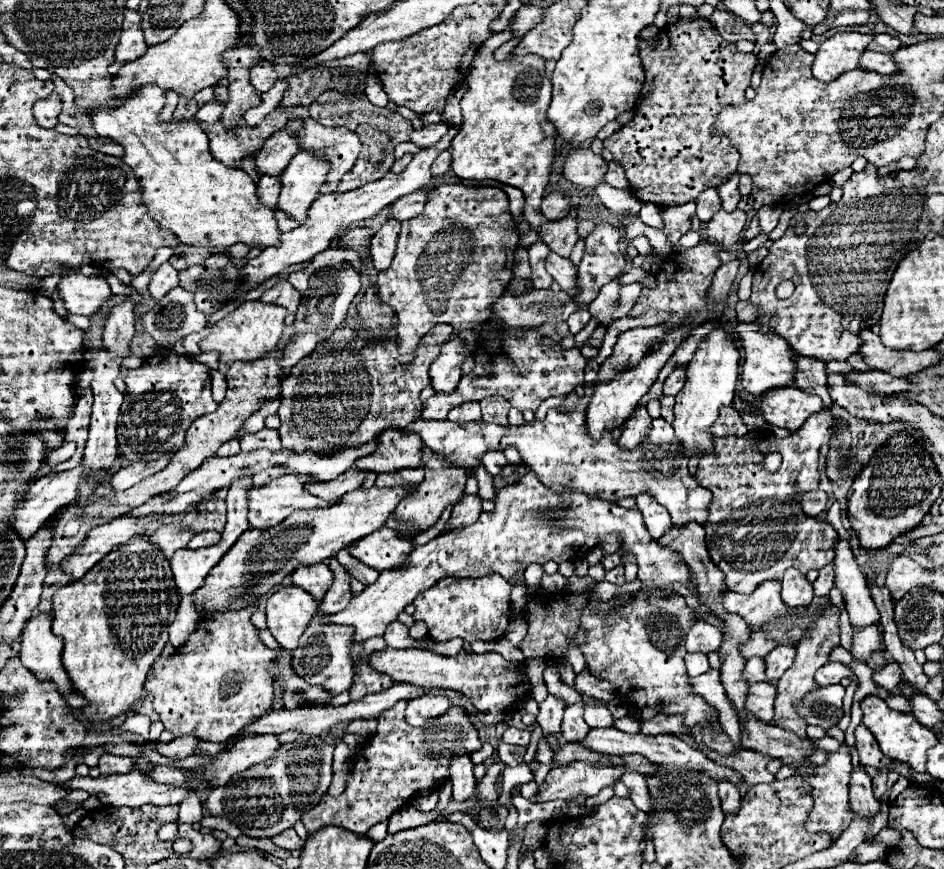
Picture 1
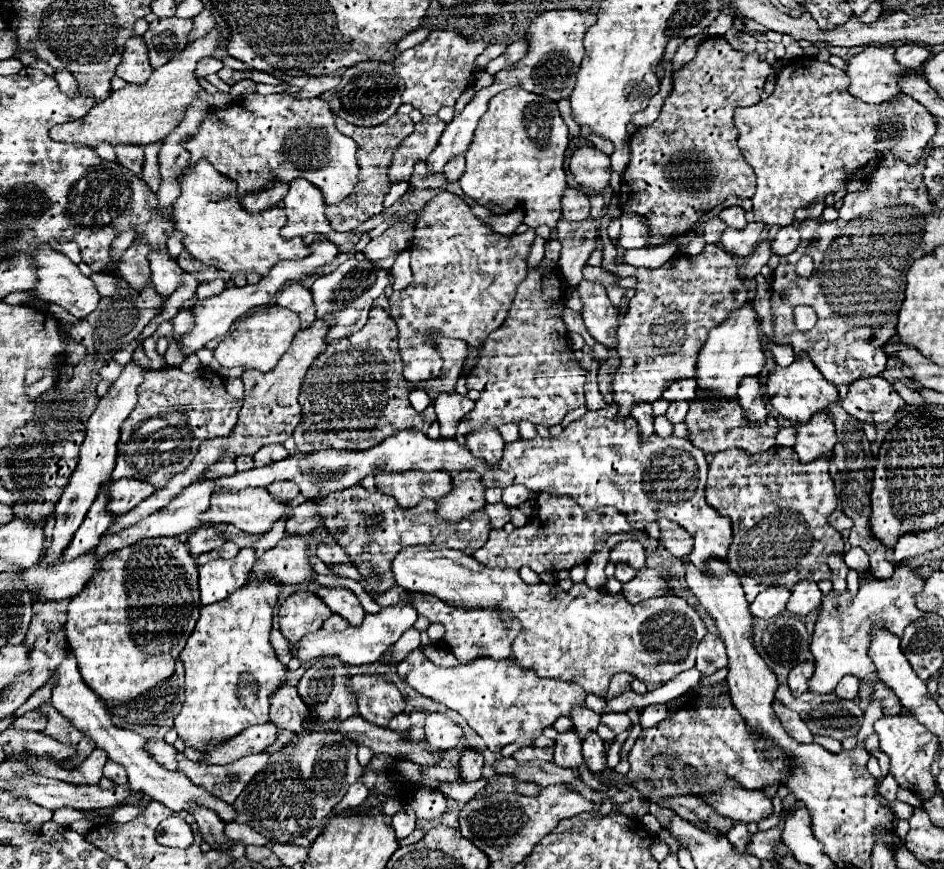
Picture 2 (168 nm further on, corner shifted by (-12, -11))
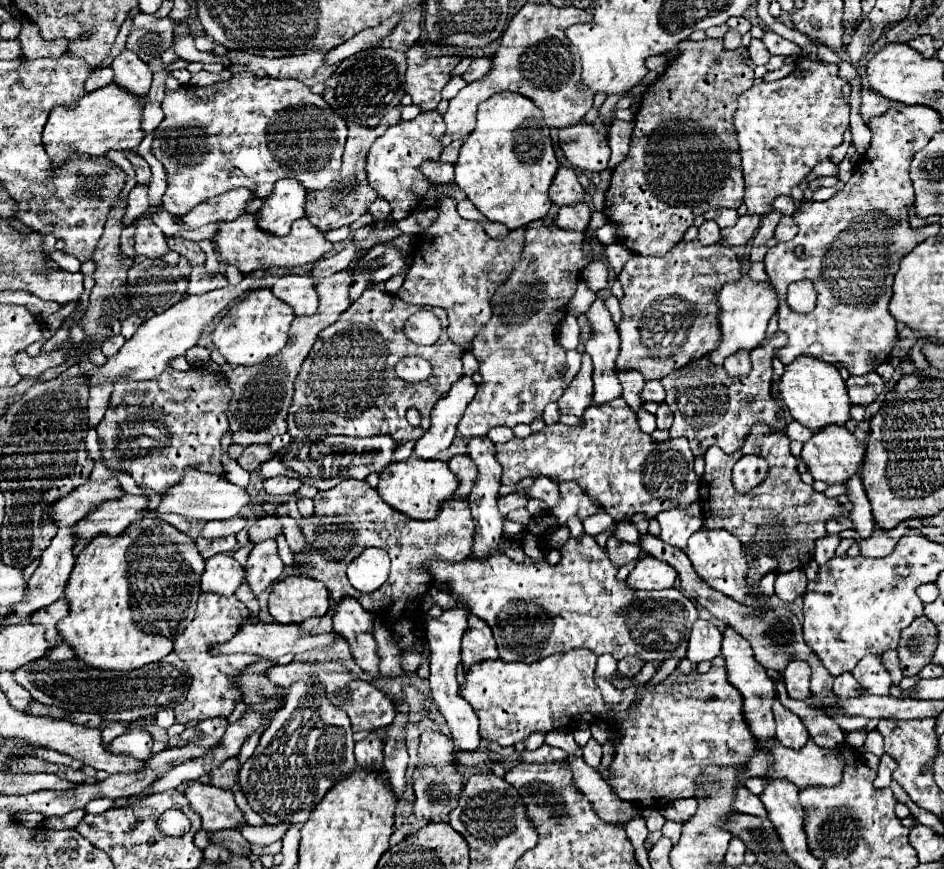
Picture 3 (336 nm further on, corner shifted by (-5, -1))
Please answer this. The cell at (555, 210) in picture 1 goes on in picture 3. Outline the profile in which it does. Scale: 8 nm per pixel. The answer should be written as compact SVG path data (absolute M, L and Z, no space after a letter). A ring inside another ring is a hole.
M559 167L555 179L549 187L549 199L561 207L561 205L581 203L583 195L585 195L585 191L583 191L581 183L577 181L575 171L569 167Z

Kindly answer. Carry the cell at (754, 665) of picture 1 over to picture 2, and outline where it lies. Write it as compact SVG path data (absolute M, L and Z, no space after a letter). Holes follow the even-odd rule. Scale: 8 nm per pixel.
M780 683L778 689L776 689L776 699L780 703L784 703L786 707L790 707L792 711L796 711L814 735L826 735L826 737L832 737L832 739L842 741L846 737L854 737L858 733L858 729L860 729L860 723L862 723L862 711L860 711L860 707L854 701L836 699L834 693L828 693L828 695L812 695L812 693L806 691L802 695L794 697L790 693L790 689Z

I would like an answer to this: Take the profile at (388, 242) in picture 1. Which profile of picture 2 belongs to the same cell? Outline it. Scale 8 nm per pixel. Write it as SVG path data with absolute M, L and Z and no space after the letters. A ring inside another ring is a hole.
M404 249L396 255L396 261L392 269L388 271L392 277L392 289L404 289L412 281L412 271L410 271L410 249Z

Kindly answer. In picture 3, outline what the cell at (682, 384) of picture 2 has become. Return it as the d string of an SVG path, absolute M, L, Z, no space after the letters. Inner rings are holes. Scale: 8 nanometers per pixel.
M647 381L645 387L643 387L643 393L641 393L641 403L661 403L665 399L665 389L661 389L659 381Z

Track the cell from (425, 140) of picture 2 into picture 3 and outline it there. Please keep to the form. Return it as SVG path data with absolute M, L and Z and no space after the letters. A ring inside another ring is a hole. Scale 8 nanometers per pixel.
M423 111L413 121L399 121L389 127L367 151L367 183L377 189L377 195L391 205L391 219L401 221L409 217L425 197L431 181L419 171L425 161L439 161L443 153L441 137L445 133L445 121L437 111Z

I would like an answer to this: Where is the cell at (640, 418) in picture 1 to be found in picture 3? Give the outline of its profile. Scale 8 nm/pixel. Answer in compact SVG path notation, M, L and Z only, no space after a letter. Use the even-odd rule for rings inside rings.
M621 371L619 373L619 381L623 385L623 399L627 401L627 405L631 409L641 409L641 401L639 401L639 395L641 395L641 389L645 385L645 379L641 373L637 371Z

